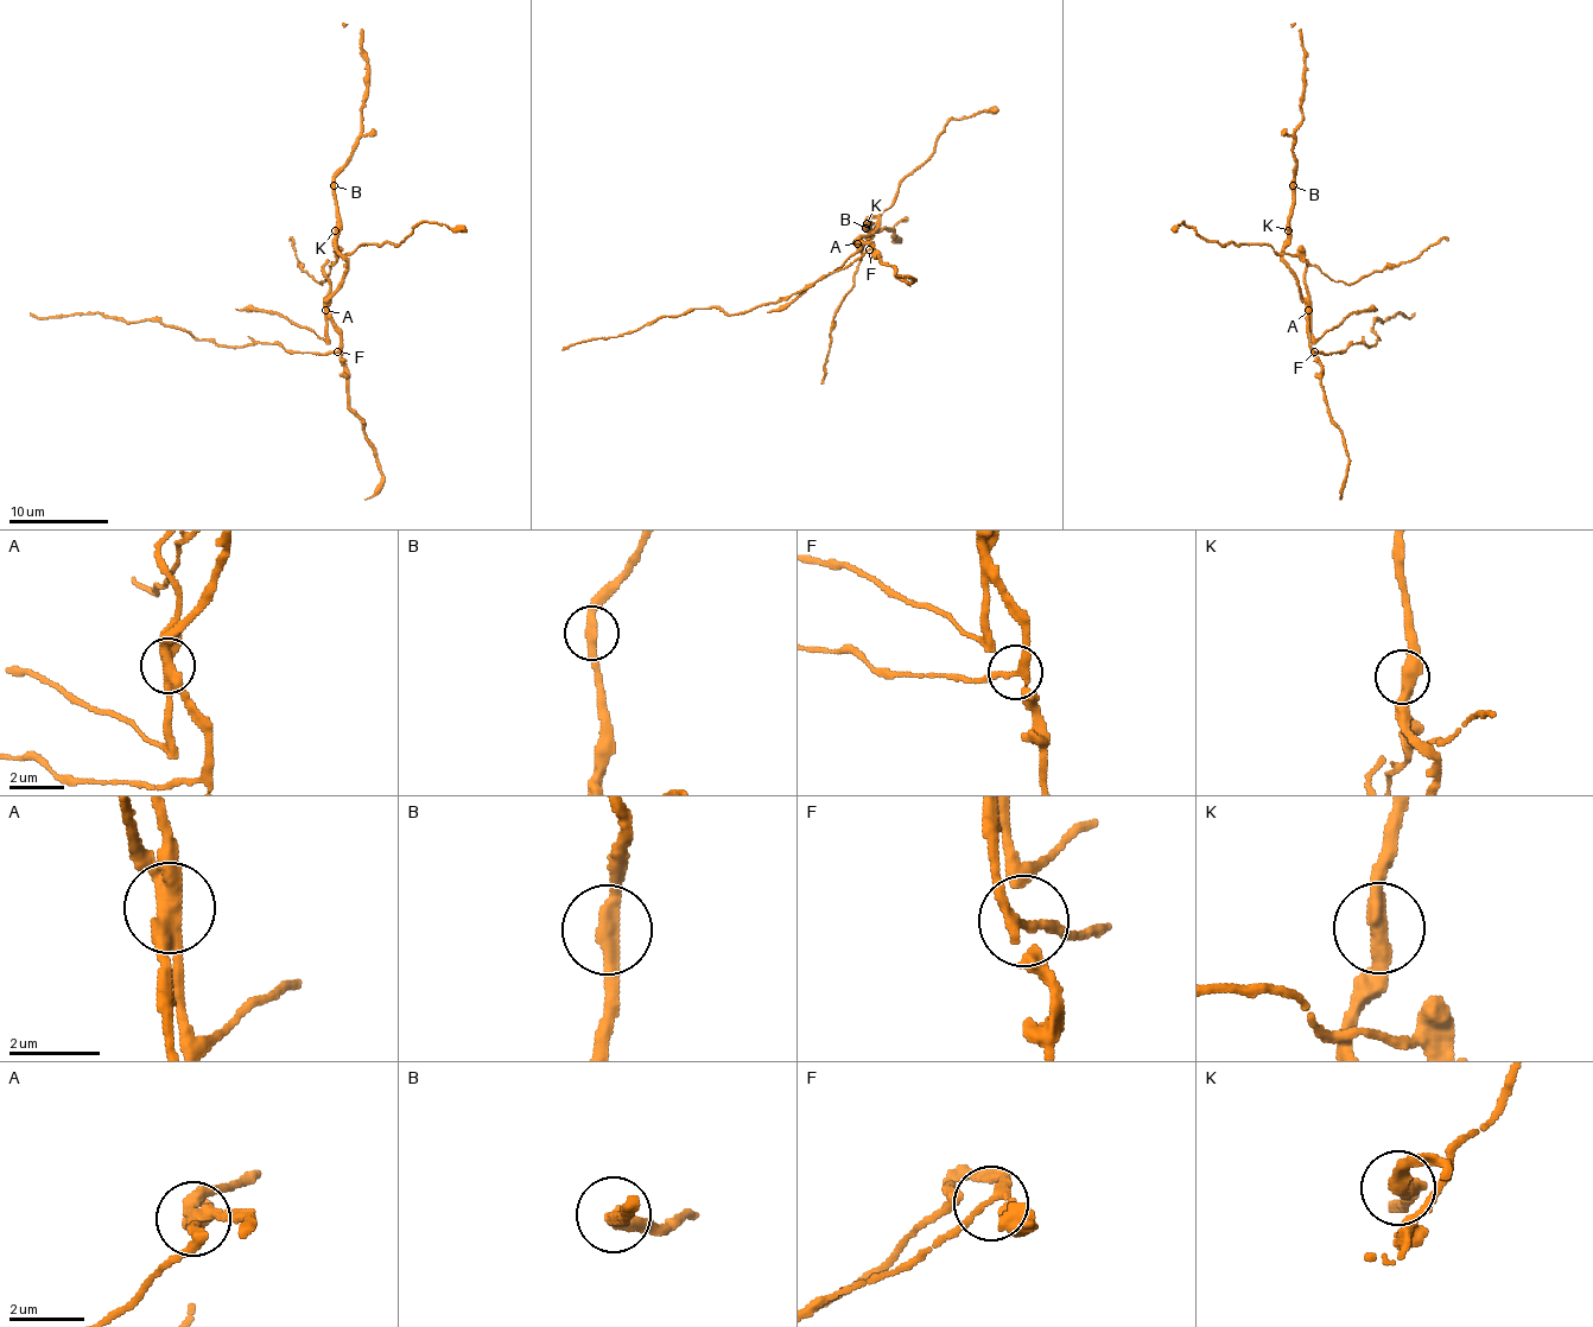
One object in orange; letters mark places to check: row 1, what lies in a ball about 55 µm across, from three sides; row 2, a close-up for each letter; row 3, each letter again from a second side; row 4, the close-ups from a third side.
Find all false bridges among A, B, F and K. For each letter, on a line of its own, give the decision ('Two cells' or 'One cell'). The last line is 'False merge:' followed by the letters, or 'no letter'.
A: Two cells
B: One cell
F: Two cells
K: One cell
False merge: A, F

